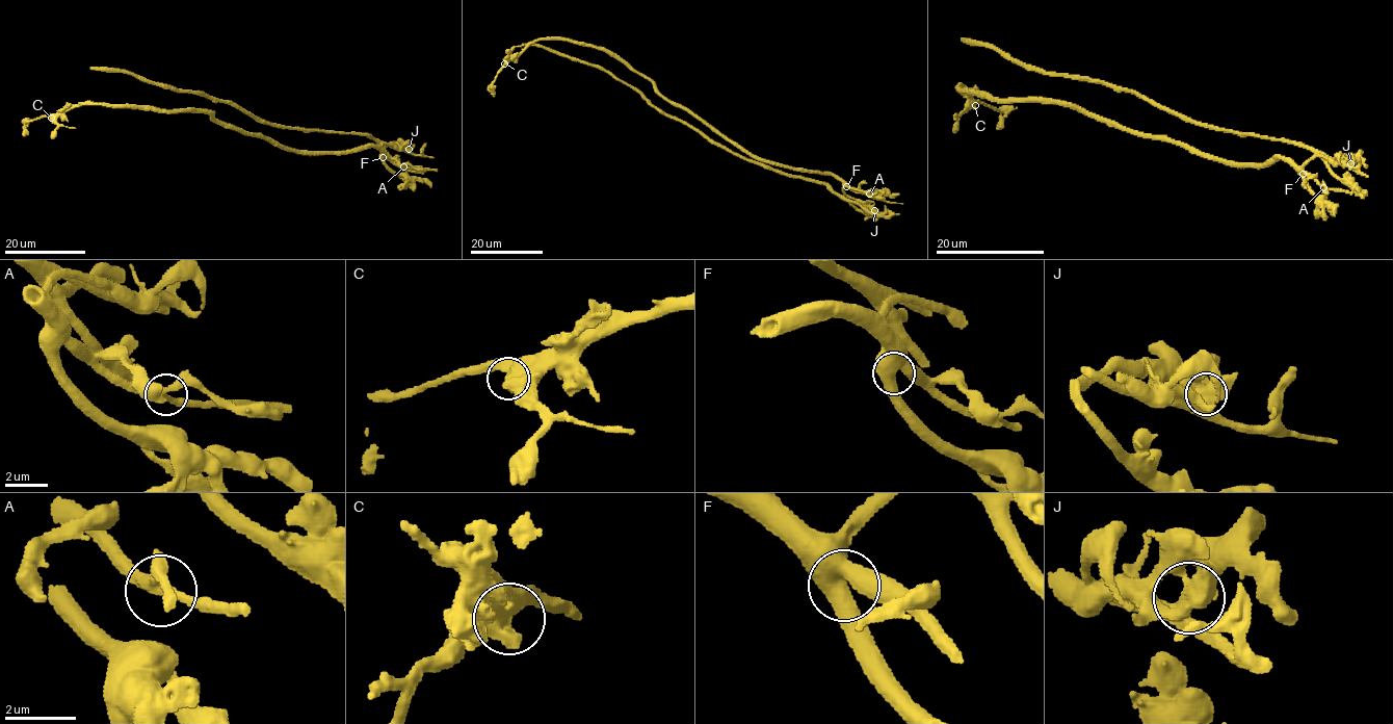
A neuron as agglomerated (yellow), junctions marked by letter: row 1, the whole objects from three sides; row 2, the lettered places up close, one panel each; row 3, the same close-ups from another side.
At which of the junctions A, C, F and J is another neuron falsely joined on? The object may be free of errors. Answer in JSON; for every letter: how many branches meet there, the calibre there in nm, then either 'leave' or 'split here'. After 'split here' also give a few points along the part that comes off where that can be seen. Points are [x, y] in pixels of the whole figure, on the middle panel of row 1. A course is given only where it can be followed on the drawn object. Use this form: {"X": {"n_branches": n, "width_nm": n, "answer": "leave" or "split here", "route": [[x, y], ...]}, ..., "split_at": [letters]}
{"A": {"n_branches": 3, "width_nm": 340, "answer": "leave"}, "C": {"n_branches": 2, "width_nm": 700, "answer": "leave"}, "F": {"n_branches": 3, "width_nm": 480, "answer": "leave"}, "J": {"n_branches": 4, "width_nm": 480, "answer": "split here", "route": [[873, 210], [848, 202], [822, 184], [766, 169], [711, 143], [596, 67], [522, 44]]}, "split_at": ["J"]}

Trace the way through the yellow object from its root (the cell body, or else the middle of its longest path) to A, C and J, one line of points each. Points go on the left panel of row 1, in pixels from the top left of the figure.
A: (361, 149), (379, 147), (389, 160), (403, 166)
C: (361, 149), (291, 152), (267, 138), (219, 125), (213, 115), (198, 111), (78, 104), (51, 118)
J: (361, 149), (378, 147), (383, 151), (384, 144), (409, 149)

